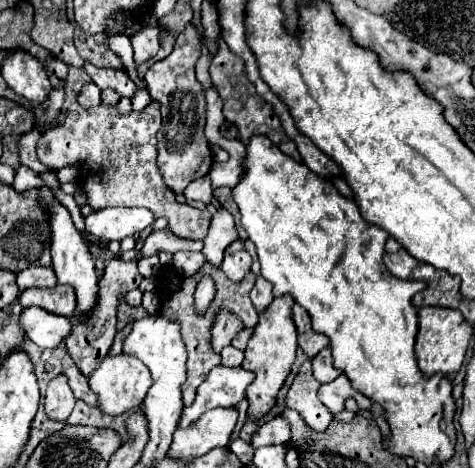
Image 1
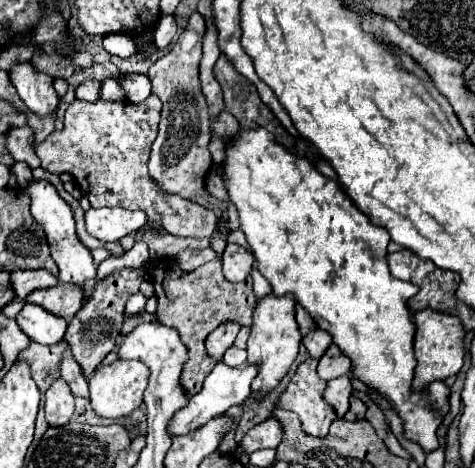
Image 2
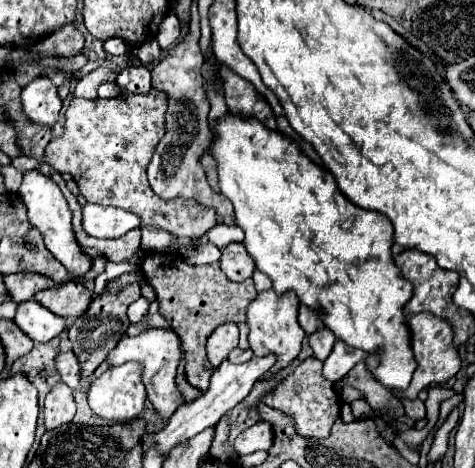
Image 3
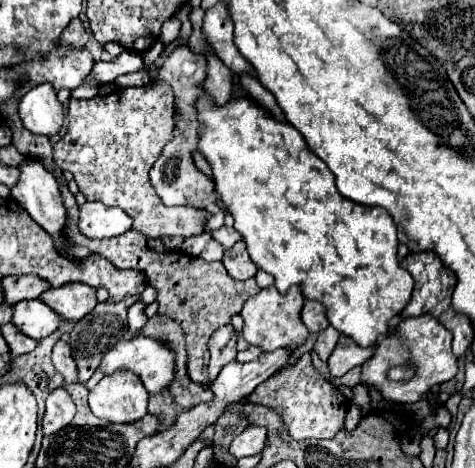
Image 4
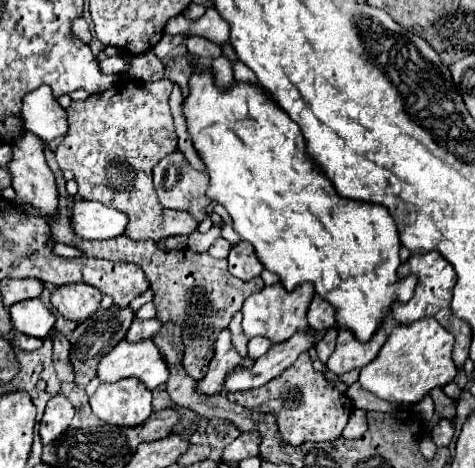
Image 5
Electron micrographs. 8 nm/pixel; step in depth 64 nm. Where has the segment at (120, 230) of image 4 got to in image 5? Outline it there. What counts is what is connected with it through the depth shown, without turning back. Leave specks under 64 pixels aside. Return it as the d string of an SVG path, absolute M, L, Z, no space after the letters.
M76 202L74 214L74 232L86 240L108 240L124 234L128 216L120 210L112 210L100 202Z

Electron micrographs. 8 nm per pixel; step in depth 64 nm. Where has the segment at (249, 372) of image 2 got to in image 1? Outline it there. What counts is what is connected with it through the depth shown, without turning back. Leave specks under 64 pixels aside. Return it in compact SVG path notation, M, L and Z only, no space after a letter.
M220 364L220 366L212 368L212 372L206 376L206 380L198 386L194 404L190 408L182 410L178 426L188 428L210 408L236 406L244 398L244 390L252 380L254 380L254 374L240 366L226 368Z

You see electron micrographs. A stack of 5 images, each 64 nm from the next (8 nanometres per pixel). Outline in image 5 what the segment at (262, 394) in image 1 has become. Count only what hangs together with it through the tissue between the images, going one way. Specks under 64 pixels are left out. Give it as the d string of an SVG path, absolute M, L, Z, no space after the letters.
M282 284L264 286L260 292L248 296L246 302L244 302L244 308L242 308L242 314L244 314L244 320L242 320L244 336L248 340L254 338L254 336L264 336L272 344L280 344L282 340L288 340L296 332L304 332L304 328L308 328L306 310L308 310L308 304L310 304L312 296L314 296L312 284L300 284L292 292L286 292Z

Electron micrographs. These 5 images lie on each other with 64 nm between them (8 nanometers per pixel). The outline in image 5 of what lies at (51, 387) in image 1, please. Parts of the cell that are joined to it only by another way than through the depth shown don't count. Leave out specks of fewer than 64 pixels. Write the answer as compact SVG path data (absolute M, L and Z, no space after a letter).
M62 392L52 396L52 400L48 400L44 418L40 422L42 442L48 444L56 440L70 426L72 418L74 418L74 406L70 404L70 400Z

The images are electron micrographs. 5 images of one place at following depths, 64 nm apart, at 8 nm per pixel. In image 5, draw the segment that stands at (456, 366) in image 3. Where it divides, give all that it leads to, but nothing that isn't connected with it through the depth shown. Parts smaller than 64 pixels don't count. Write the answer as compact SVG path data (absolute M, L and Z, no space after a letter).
M422 318L414 324L398 324L390 330L384 348L378 356L360 370L360 384L386 402L414 404L420 402L432 388L444 386L456 376L452 360L454 336L434 318Z

